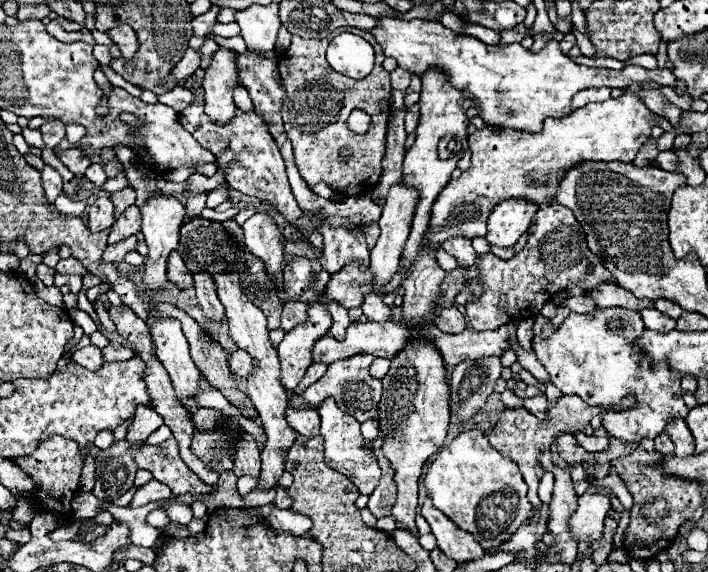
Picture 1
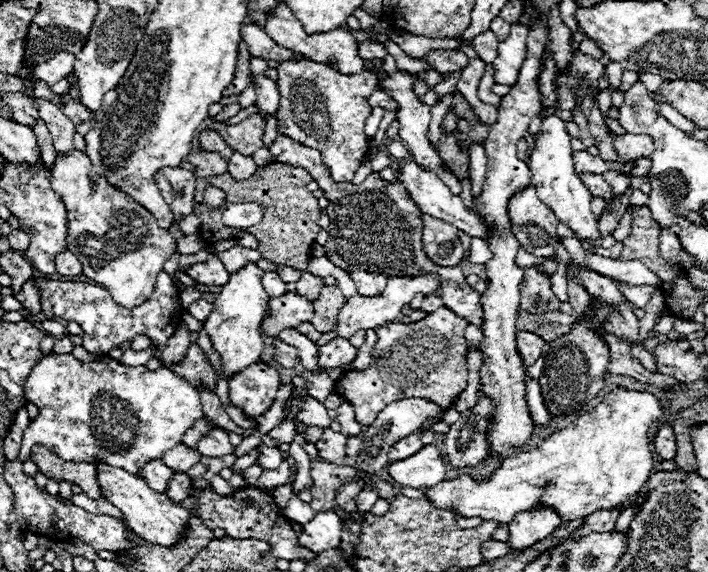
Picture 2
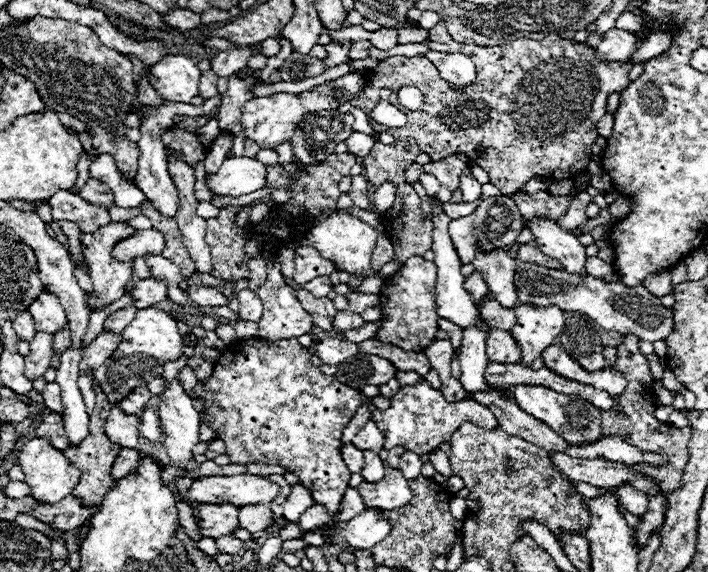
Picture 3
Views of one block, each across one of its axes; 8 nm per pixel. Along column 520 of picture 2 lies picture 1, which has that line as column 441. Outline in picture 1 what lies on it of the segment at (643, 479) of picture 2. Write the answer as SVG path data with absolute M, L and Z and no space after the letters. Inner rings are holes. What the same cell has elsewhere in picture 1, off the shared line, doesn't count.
M468 430L468 432L460 434L458 438L454 438L452 444L446 446L436 456L436 460L432 462L432 466L430 466L424 482L426 482L428 496L432 498L434 506L438 510L442 510L462 530L472 532L474 536L478 534L476 542L480 542L486 552L494 550L494 548L500 548L502 544L506 544L514 536L514 532L522 524L526 524L530 520L530 514L532 514L532 504L526 498L528 486L526 486L526 482L524 482L518 466L508 456L502 456L500 452L496 452L490 446L488 438L480 430Z

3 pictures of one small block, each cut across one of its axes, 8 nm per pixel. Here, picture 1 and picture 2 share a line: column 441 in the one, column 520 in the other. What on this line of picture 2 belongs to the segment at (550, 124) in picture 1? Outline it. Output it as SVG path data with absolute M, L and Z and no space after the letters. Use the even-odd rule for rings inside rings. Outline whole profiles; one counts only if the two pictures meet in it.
M528 186L514 196L508 212L512 220L512 232L526 252L542 258L556 254L556 226L560 222L554 212L538 200L534 186Z

